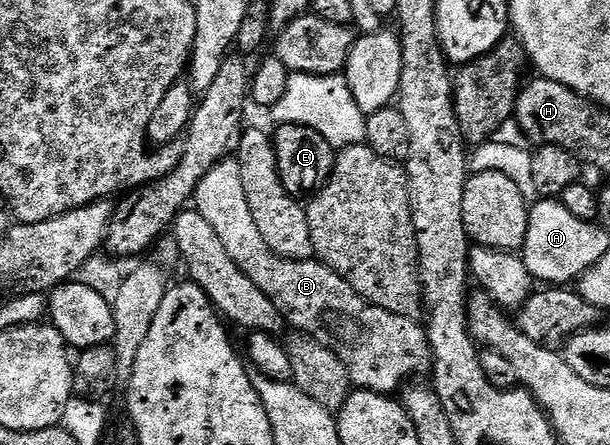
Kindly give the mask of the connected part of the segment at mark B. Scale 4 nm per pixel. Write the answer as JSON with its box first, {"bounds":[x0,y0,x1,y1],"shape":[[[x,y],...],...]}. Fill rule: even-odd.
{"bounds":[194,160,432,395],"shape":[[[239,160],[219,161],[210,171],[210,175],[206,175],[202,183],[198,183],[194,209],[202,215],[202,219],[206,219],[206,223],[210,223],[210,227],[214,227],[218,239],[222,239],[226,251],[230,254],[230,259],[234,259],[234,263],[238,263],[238,267],[242,267],[242,271],[246,271],[246,275],[254,279],[257,287],[262,287],[262,291],[270,295],[274,307],[278,307],[285,322],[293,330],[305,333],[323,347],[328,347],[345,364],[351,384],[356,389],[369,389],[375,393],[392,395],[405,384],[406,379],[415,378],[412,377],[415,373],[429,372],[432,364],[432,348],[428,345],[425,326],[419,320],[394,315],[390,311],[382,311],[380,307],[374,307],[365,297],[359,297],[354,287],[346,283],[346,279],[342,279],[321,261],[315,259],[291,261],[285,257],[279,257],[277,253],[270,251],[270,247],[266,247],[266,239],[262,239],[262,231],[258,231],[258,223],[254,223],[248,196],[242,187]]]}

